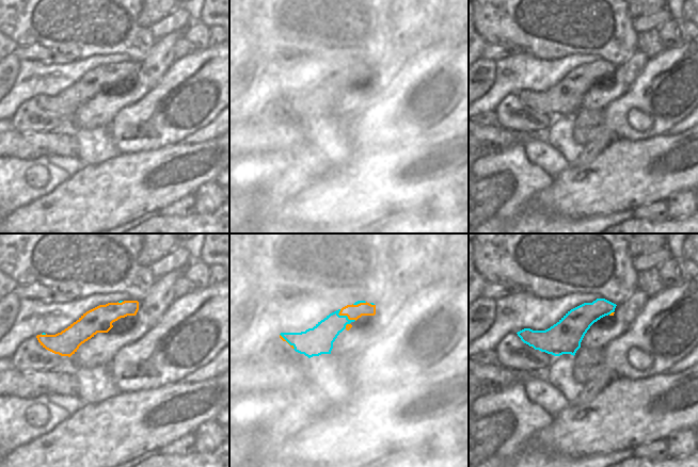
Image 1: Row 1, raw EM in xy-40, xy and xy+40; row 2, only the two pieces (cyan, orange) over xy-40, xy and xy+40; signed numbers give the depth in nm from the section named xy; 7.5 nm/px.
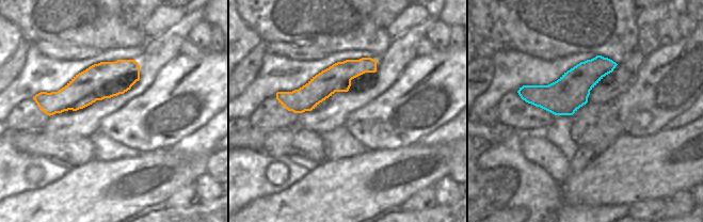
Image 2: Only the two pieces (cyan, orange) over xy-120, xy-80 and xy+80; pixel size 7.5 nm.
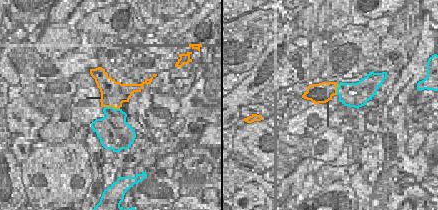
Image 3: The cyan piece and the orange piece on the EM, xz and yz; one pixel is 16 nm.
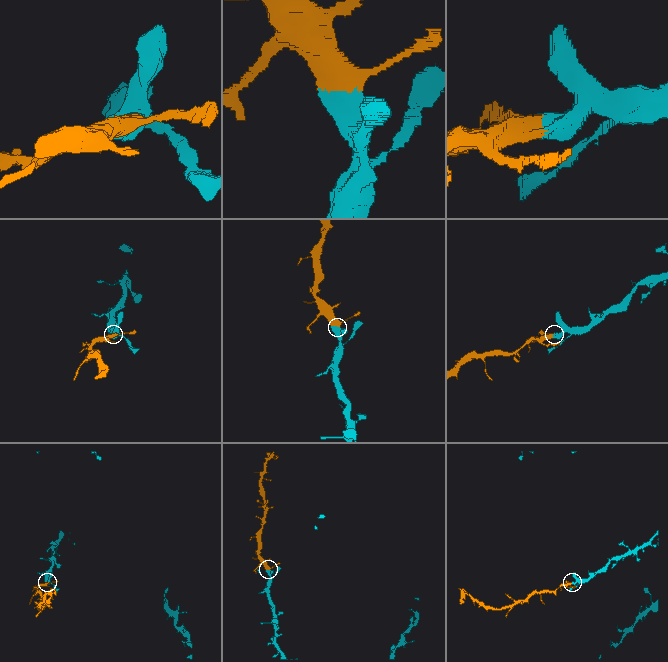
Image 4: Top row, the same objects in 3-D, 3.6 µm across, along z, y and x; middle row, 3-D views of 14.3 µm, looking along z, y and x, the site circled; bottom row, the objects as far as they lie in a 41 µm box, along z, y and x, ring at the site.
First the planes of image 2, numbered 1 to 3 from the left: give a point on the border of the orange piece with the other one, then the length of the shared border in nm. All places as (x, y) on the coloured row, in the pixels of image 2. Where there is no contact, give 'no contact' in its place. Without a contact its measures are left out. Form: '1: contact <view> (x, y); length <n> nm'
1: no contact
2: no contact
3: no contact

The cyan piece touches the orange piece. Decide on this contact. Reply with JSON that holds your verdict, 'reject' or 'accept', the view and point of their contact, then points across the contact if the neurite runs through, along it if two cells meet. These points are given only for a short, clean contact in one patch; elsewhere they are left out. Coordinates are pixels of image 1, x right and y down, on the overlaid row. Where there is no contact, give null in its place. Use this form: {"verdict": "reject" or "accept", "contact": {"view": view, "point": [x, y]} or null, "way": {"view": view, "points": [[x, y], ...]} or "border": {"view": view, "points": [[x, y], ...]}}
{"verdict": "accept", "contact": {"view": "xy", "point": [345, 316]}}

